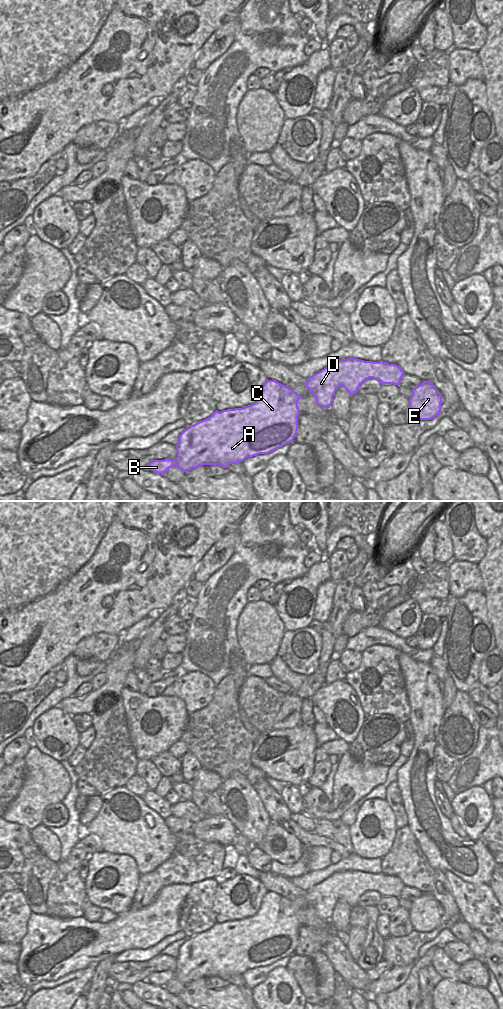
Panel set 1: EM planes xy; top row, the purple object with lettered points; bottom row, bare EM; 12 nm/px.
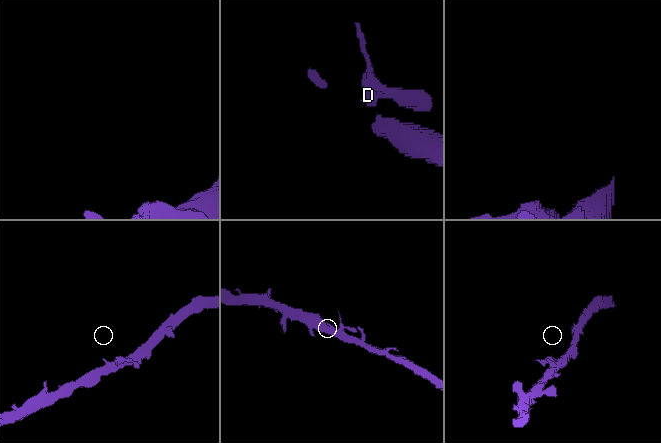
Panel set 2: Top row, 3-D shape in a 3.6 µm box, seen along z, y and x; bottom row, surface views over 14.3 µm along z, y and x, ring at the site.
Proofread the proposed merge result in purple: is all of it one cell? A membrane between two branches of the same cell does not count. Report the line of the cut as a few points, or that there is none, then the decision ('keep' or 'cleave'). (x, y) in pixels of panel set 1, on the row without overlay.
cut none; keep

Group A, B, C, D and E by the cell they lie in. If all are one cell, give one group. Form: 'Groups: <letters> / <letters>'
Groups: A B C D E

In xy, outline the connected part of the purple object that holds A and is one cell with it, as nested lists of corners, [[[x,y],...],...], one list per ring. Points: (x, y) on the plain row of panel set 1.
[[[267,891],[255,915],[243,920],[227,921],[221,924],[216,922],[210,929],[193,937],[189,937],[178,950],[178,956],[176,957],[177,969],[174,972],[169,970],[153,972],[147,977],[147,980],[163,987],[173,978],[176,978],[183,984],[188,984],[203,977],[219,977],[223,980],[227,980],[230,976],[243,974],[248,969],[268,966],[294,953],[298,943],[298,929],[300,927],[298,913],[301,910],[302,908],[299,908],[293,901],[275,892]]]

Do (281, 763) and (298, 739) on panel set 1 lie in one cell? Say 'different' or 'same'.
same

